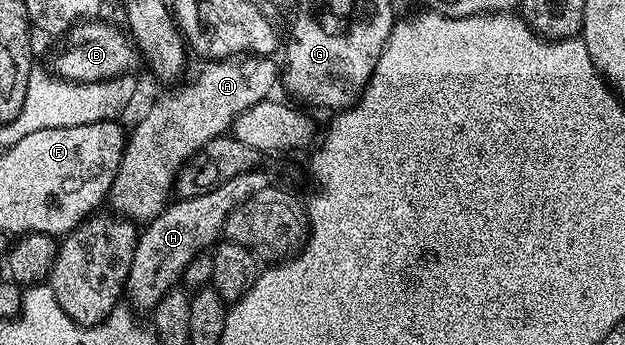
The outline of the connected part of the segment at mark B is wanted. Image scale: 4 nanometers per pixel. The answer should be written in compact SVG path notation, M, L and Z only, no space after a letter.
M105 19L83 20L65 33L62 49L54 56L53 71L63 80L76 80L79 84L91 84L97 80L110 80L114 76L124 76L131 71L134 63L139 63L138 49L133 40L121 27L113 28Z

